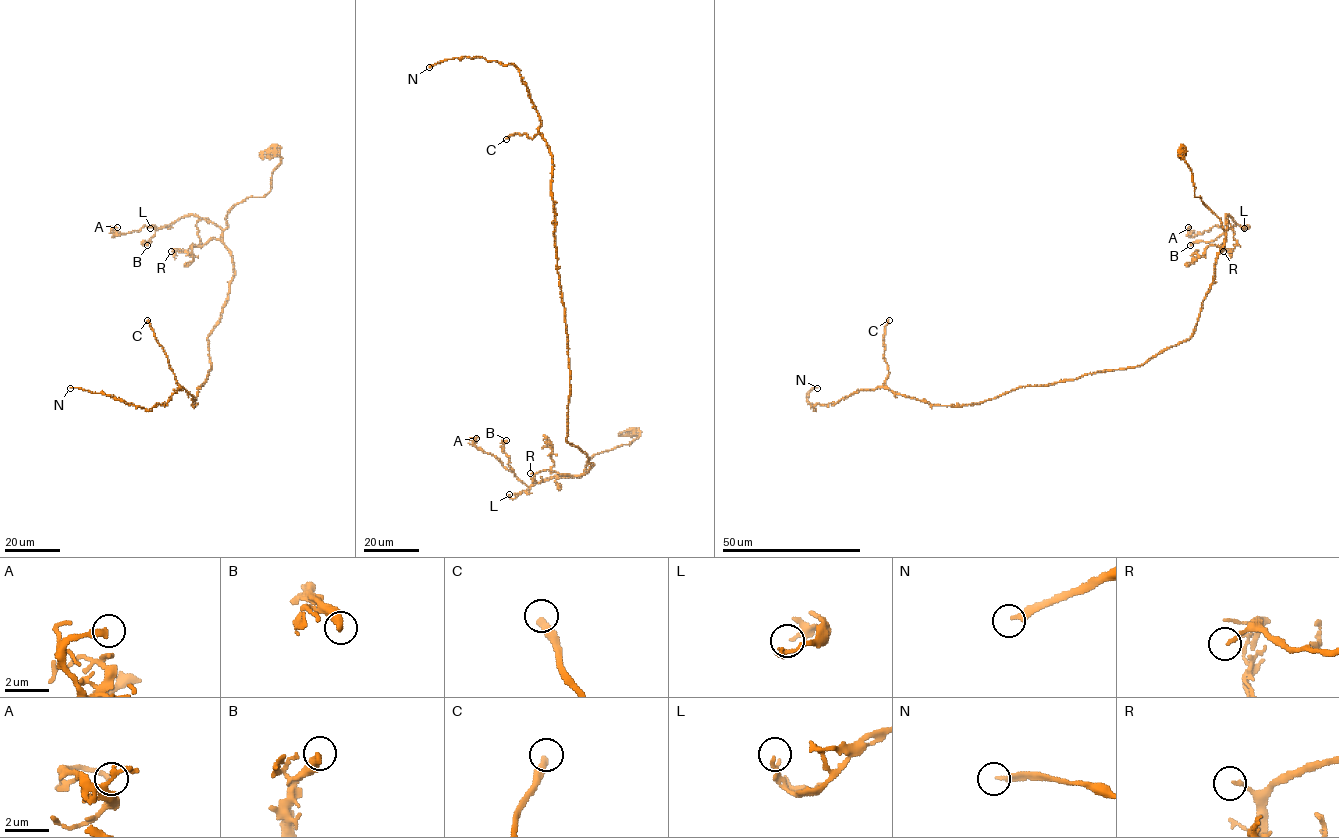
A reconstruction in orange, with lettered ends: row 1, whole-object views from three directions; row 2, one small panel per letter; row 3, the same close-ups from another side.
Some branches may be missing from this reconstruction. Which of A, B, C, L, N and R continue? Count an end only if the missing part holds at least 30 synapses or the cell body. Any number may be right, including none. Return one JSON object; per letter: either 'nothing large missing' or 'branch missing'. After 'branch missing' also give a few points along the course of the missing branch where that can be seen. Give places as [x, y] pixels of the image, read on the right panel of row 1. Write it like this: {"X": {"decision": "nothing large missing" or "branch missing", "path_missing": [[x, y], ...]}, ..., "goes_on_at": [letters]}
{"A": {"decision": "nothing large missing"}, "B": {"decision": "nothing large missing"}, "C": {"decision": "branch missing", "path_missing": [[889, 320], [911, 282], [937, 196], [936, 173], [922, 155], [951, 153], [961, 130], [974, 145]]}, "L": {"decision": "nothing large missing"}, "N": {"decision": "branch missing", "path_missing": [[817, 388], [826, 388], [843, 400], [857, 403], [874, 417], [859, 429]]}, "R": {"decision": "nothing large missing"}, "goes_on_at": ["C", "N"]}

